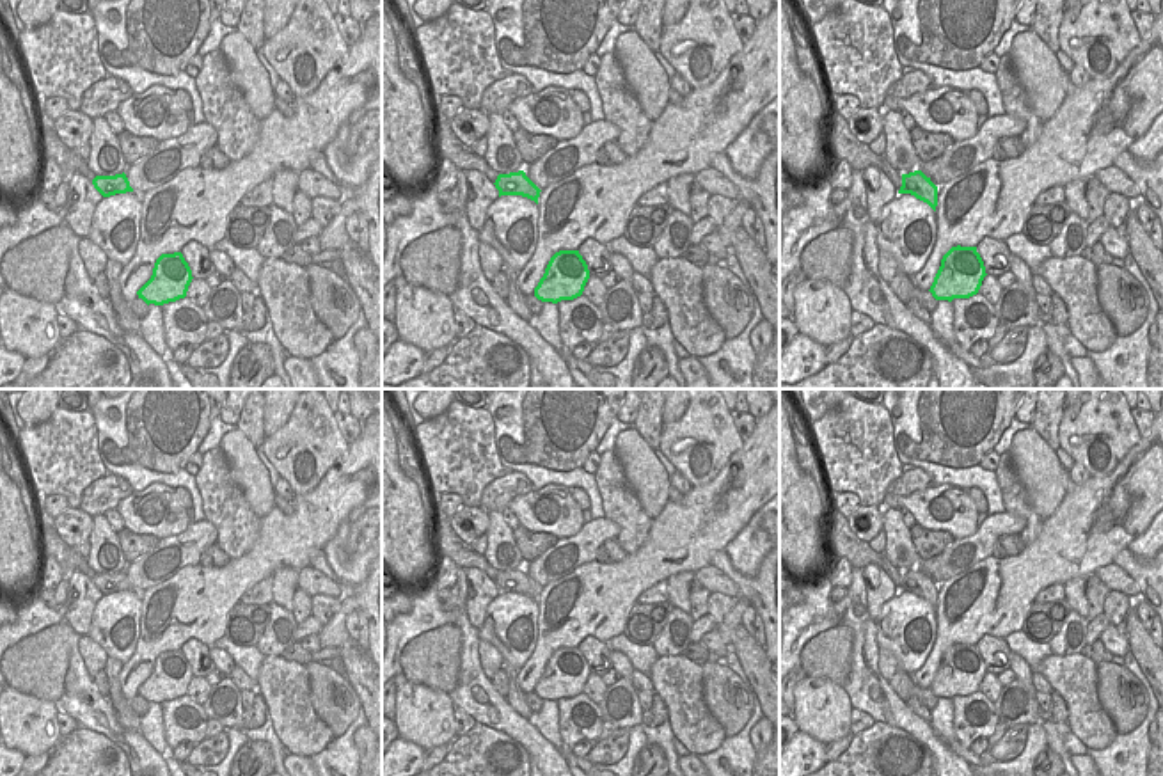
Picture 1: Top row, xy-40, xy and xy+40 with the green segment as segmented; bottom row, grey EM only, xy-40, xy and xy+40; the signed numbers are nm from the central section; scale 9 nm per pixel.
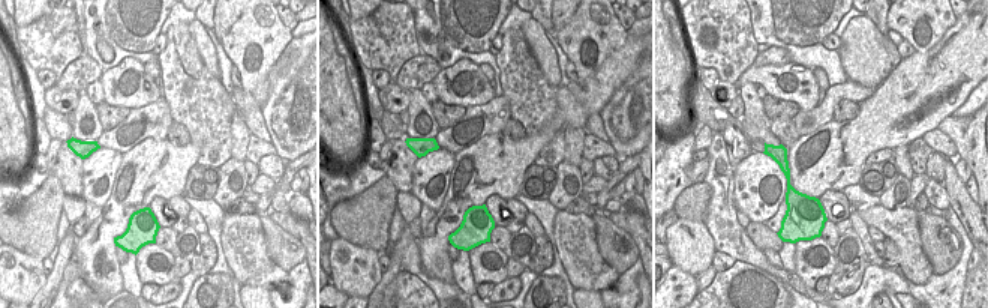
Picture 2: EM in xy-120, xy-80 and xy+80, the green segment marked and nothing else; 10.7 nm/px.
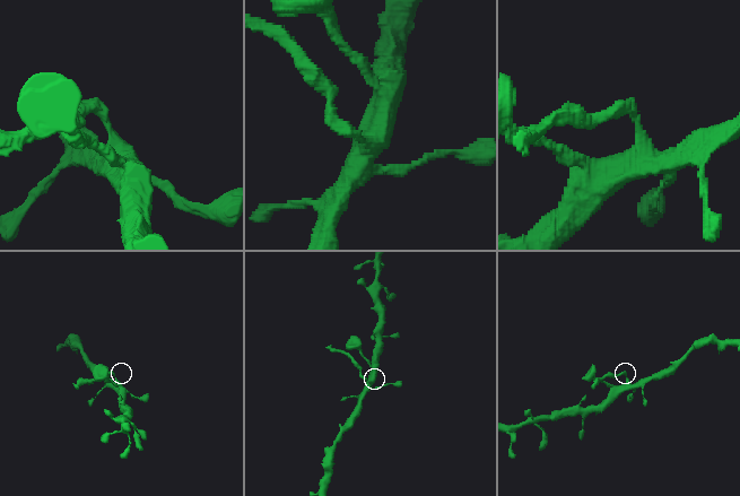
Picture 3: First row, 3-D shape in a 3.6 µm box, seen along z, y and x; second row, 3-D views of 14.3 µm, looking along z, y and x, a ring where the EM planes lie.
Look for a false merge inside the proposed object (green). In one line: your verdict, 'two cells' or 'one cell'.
two cells

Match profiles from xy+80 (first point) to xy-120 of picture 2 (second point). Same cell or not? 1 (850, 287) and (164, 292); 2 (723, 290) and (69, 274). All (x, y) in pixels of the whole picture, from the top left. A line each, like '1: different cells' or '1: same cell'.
1: same cell
2: different cells

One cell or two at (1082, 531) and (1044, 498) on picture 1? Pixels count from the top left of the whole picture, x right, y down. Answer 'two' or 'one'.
two

